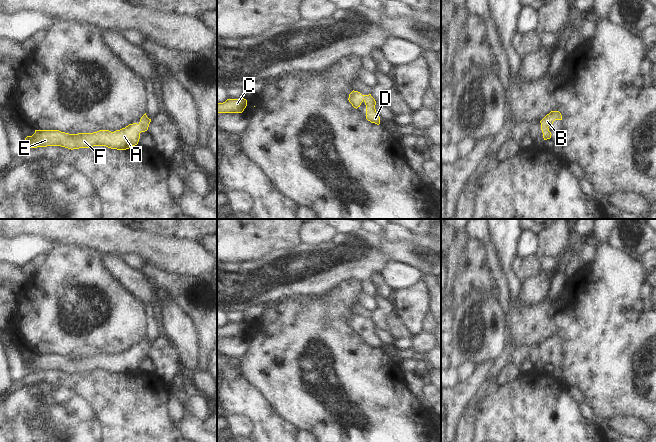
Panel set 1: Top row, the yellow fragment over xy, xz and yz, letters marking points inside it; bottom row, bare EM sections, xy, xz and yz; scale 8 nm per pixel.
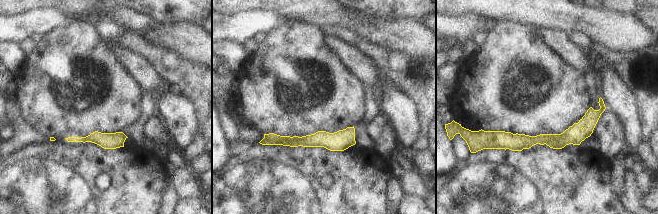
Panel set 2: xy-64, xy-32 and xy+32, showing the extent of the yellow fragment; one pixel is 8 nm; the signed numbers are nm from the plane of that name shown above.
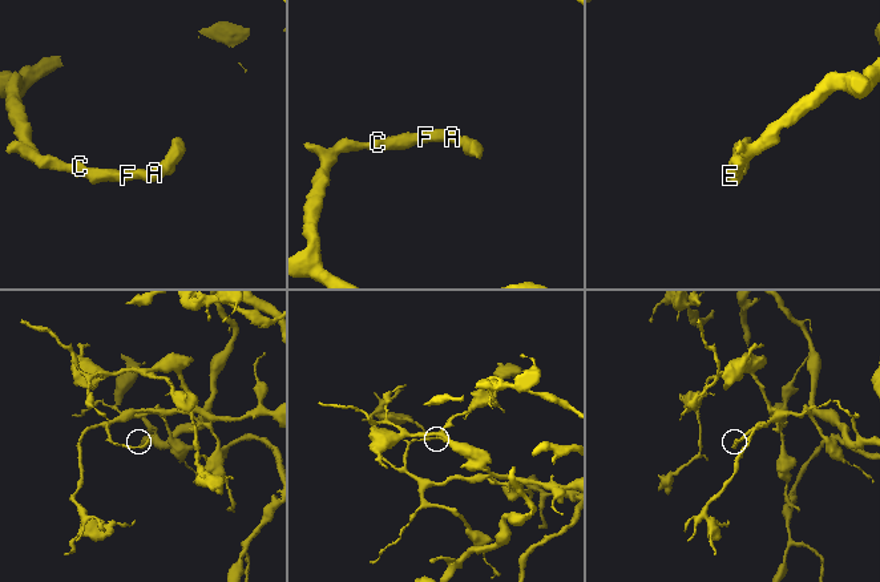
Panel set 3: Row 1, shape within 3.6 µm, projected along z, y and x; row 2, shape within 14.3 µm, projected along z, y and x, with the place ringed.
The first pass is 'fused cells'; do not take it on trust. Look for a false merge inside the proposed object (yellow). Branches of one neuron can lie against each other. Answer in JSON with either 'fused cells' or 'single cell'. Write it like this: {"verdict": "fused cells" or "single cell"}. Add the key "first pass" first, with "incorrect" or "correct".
{"first pass": "incorrect", "verdict": "single cell"}

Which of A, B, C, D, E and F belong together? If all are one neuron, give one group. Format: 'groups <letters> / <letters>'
groups A B C D E F

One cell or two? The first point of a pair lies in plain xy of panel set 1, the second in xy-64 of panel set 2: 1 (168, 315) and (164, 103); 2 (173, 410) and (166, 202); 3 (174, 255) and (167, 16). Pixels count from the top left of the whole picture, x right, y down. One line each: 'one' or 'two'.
1: one
2: one
3: two

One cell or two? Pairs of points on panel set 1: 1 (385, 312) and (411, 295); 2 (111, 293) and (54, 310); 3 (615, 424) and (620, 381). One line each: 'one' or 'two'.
1: two
2: one
3: two

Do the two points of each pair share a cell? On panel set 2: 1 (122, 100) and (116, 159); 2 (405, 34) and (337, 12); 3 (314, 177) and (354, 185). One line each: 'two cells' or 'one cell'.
1: two cells
2: one cell
3: one cell

